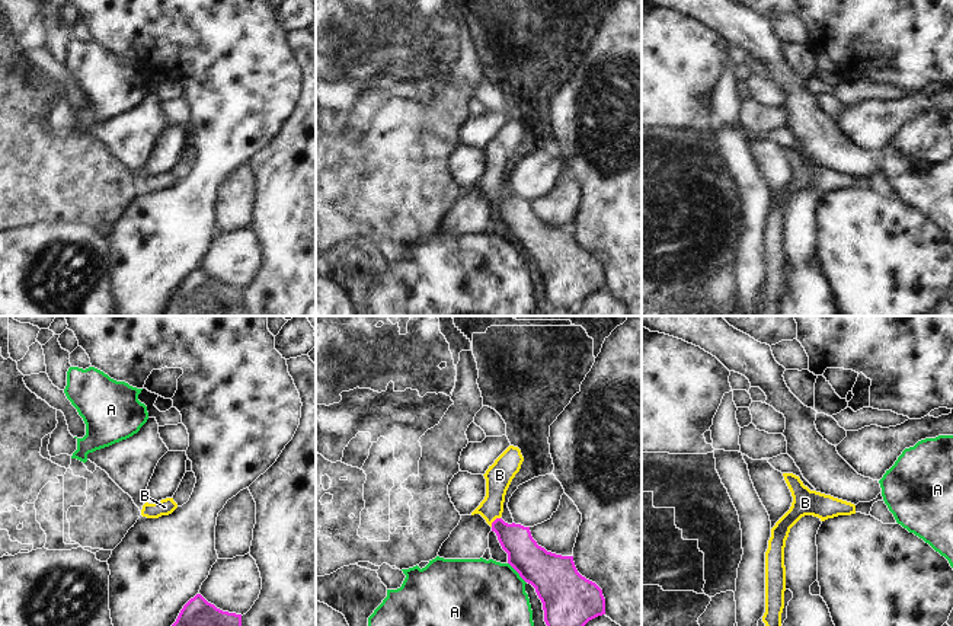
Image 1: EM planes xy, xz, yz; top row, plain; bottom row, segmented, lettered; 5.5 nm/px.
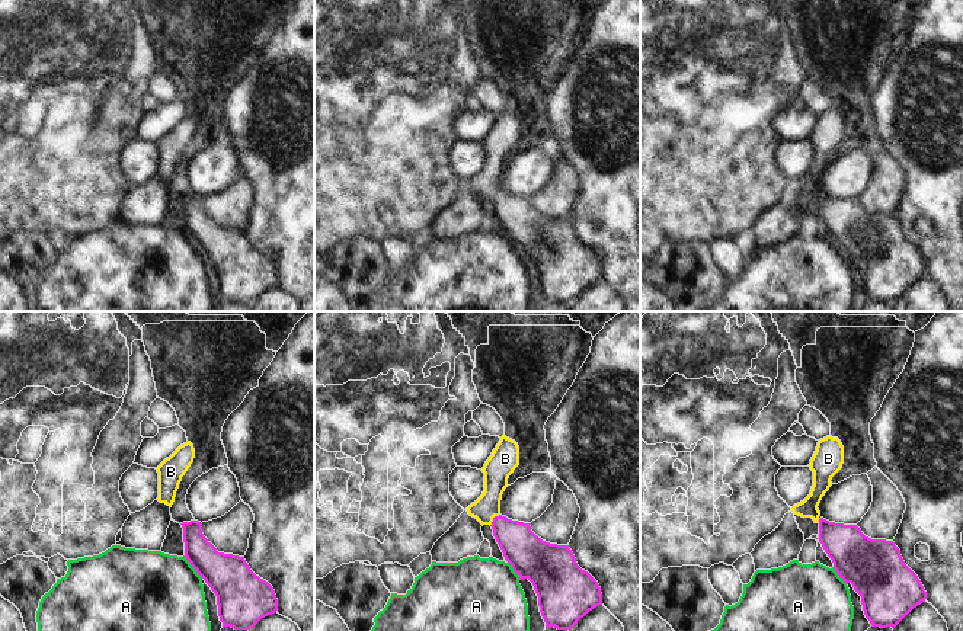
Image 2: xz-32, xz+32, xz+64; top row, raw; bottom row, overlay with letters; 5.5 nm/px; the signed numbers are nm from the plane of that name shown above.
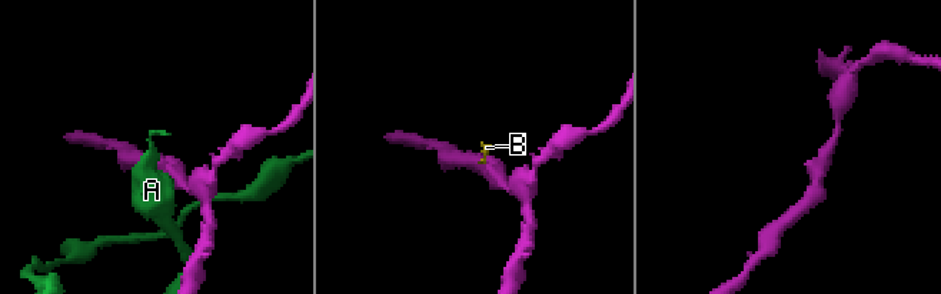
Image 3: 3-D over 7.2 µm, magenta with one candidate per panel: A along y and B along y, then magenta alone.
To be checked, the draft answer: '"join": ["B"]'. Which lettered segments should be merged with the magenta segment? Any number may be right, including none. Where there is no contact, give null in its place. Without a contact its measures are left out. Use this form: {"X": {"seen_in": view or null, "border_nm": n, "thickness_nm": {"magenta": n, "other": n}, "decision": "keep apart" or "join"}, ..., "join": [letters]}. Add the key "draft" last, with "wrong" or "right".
{"A": {"seen_in": "xz", "border_nm": 160, "thickness_nm": {"magenta": 260, "other": 460}, "decision": "keep apart"}, "B": {"seen_in": "xz", "border_nm": 80, "thickness_nm": {"magenta": 190, "other": 150}, "decision": "join"}, "join": ["B"], "draft": "right"}

